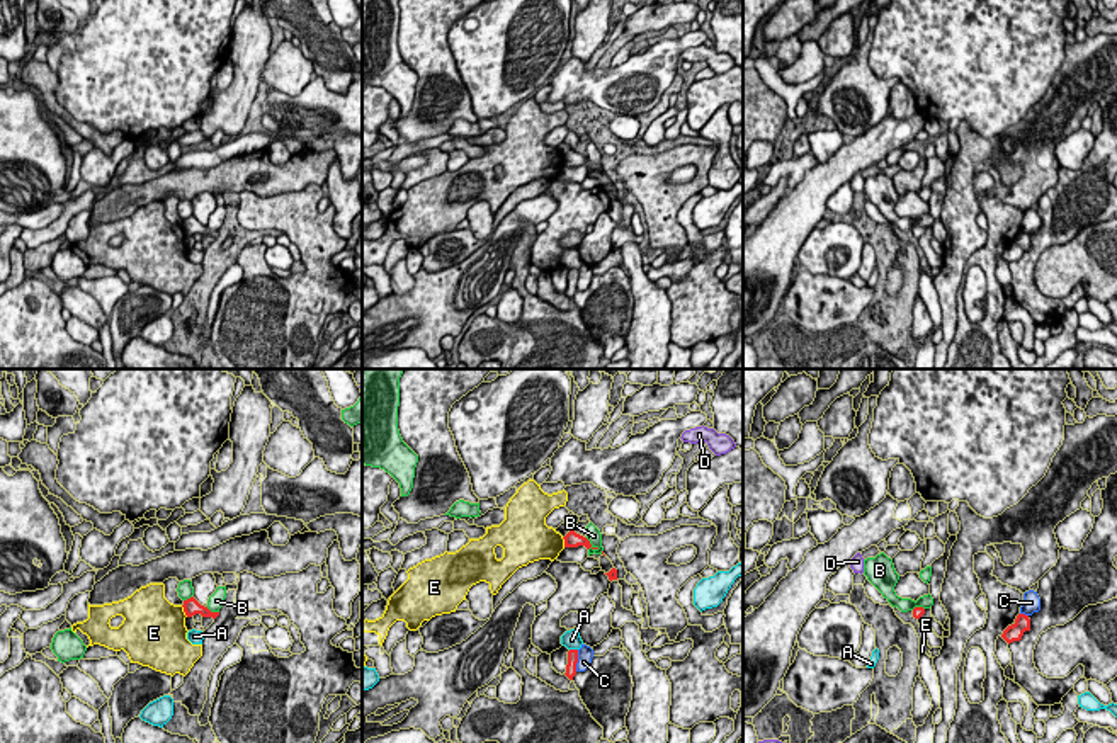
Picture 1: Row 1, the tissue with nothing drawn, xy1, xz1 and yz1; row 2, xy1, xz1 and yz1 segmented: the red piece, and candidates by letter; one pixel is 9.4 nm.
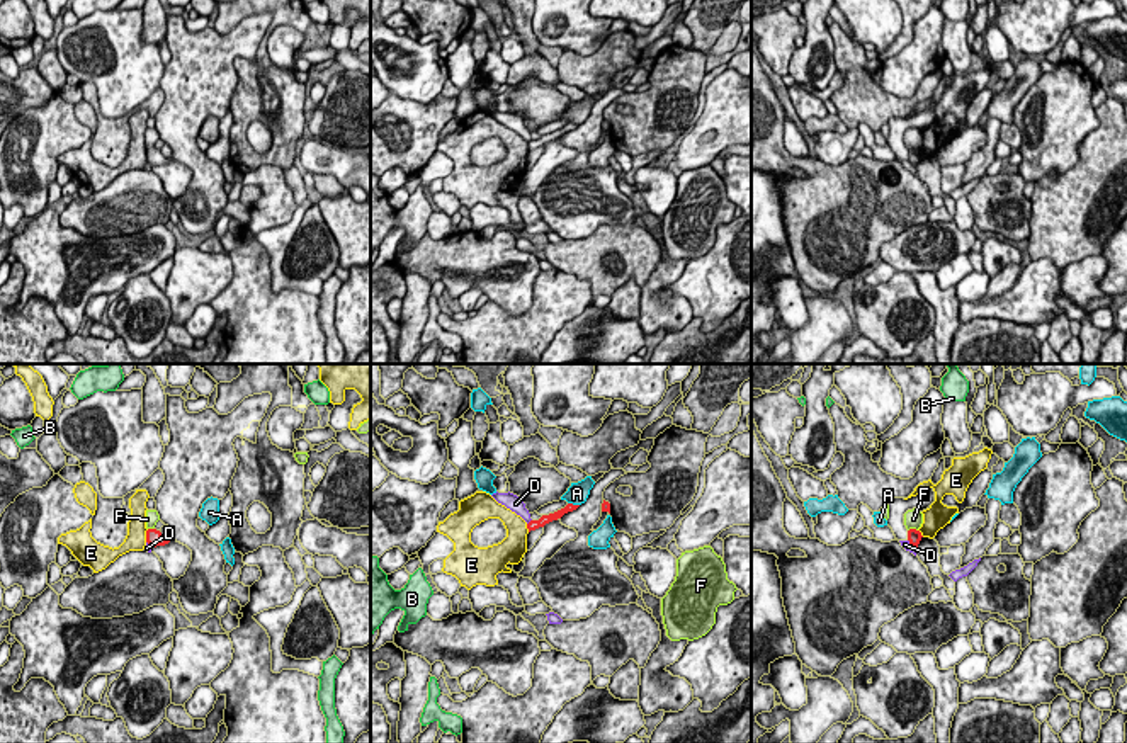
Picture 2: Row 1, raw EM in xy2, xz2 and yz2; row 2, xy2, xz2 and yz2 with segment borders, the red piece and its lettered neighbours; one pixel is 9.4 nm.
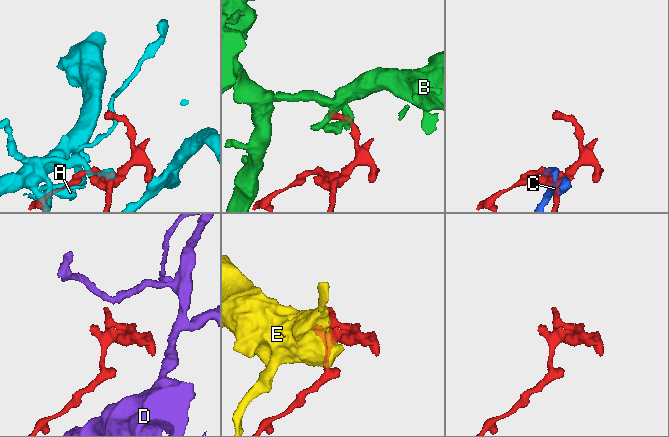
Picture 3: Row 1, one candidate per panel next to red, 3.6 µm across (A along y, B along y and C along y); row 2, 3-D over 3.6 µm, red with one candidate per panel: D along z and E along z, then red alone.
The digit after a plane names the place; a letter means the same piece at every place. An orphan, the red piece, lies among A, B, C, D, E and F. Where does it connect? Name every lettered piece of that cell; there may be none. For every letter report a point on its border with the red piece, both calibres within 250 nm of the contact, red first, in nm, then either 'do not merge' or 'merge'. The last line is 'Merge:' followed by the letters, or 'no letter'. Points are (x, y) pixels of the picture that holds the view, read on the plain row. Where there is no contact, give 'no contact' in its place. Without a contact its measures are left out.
A: contact xz2 (571, 123); calibres 90 and 200 nm; do not merge
B: contact xz1 (590, 164); calibres 160 and 140 nm; do not merge
C: contact xz1 (577, 279); calibres 100 and 160 nm; do not merge
D: contact xz2 (529, 141); calibres 100 and 160 nm; do not merge
E: contact xy2 (147, 155); calibres 160 and 190 nm; do not merge
F: contact yz2 (911, 148); calibres 130 and 190 nm; do not merge
Merge: no letter

